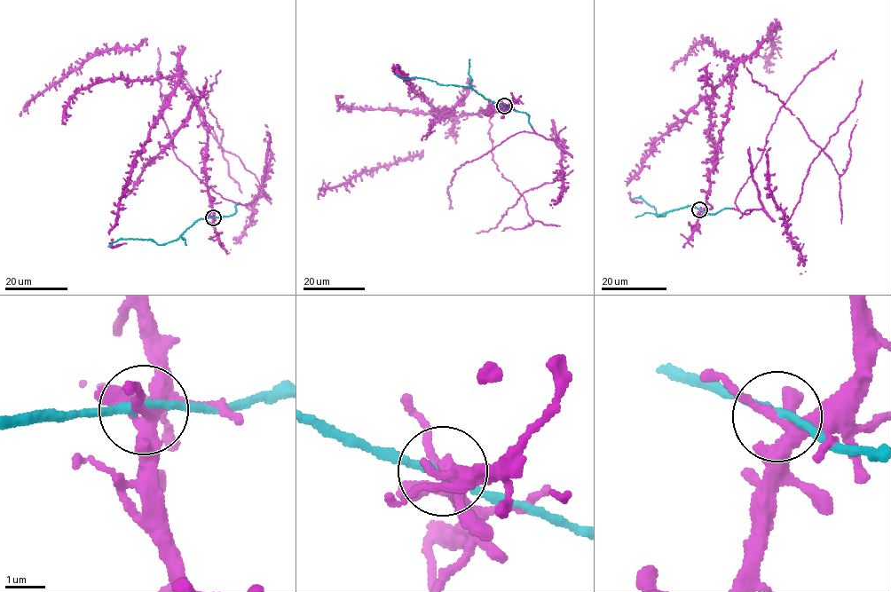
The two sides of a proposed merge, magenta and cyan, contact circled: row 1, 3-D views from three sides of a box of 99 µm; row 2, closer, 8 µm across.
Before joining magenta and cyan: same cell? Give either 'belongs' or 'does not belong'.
belongs

